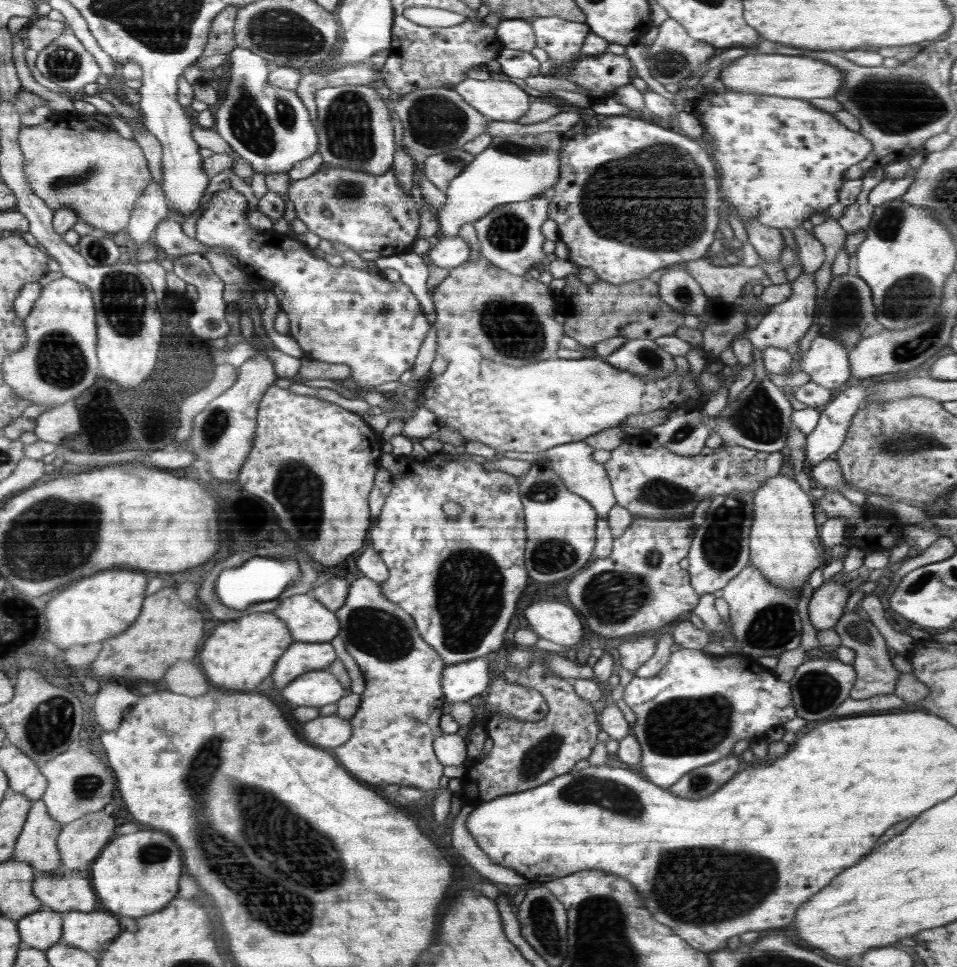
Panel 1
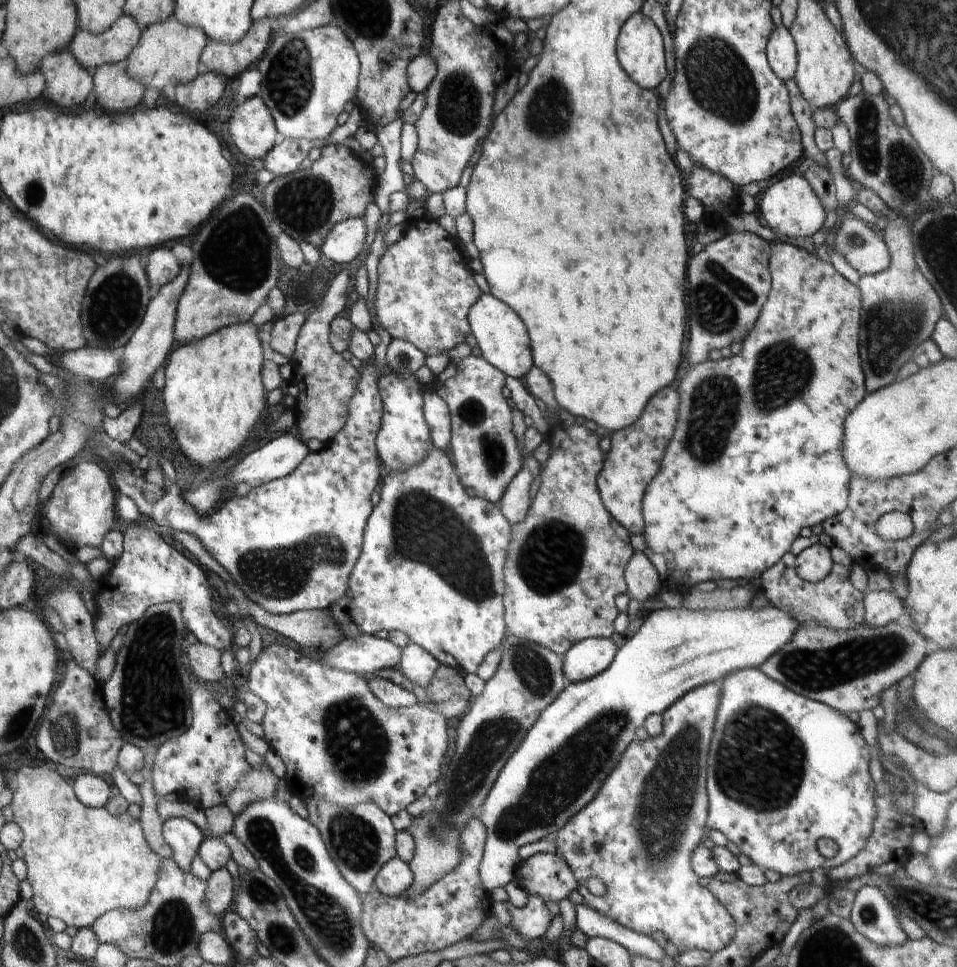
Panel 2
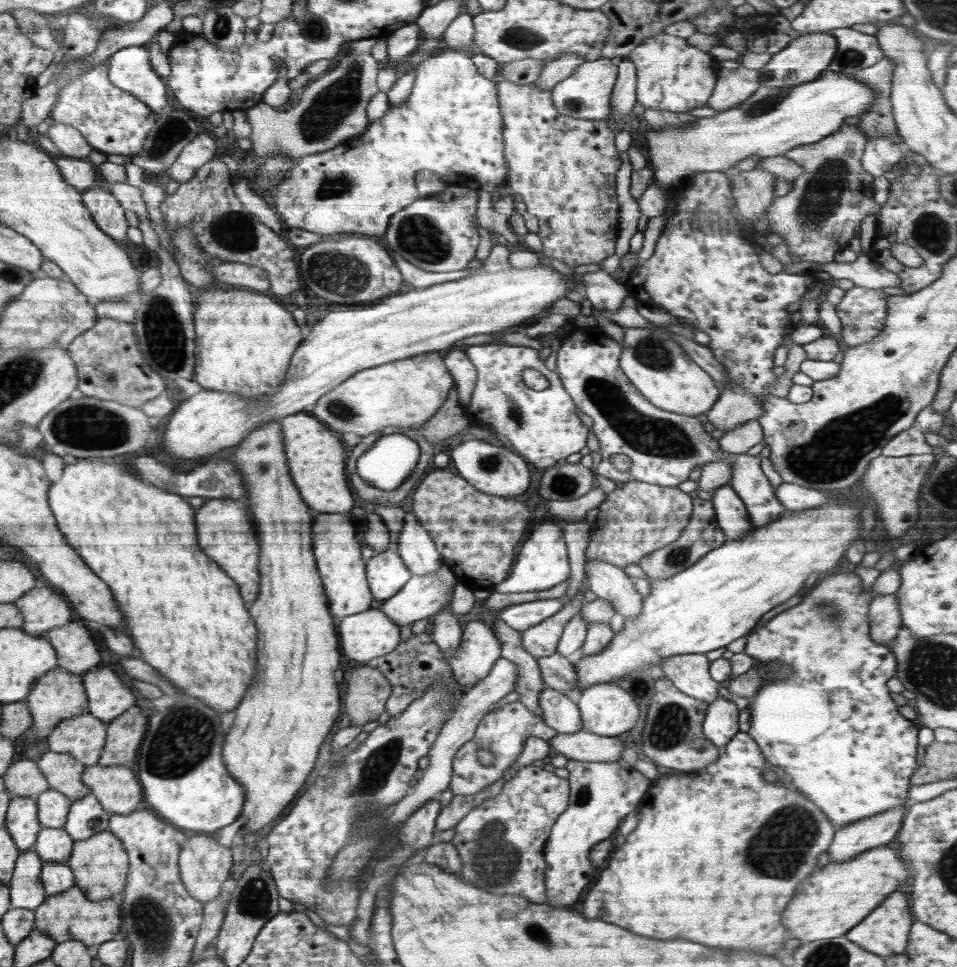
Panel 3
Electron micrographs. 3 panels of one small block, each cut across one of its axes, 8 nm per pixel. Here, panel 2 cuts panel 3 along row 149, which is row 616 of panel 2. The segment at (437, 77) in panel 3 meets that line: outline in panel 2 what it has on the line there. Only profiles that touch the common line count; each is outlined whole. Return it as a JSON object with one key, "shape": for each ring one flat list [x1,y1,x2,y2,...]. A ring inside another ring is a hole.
{"shape":[[433,444,433,448,429,450,428,455,417,466,406,471,391,471,384,478,384,484,382,484,382,490,380,490,380,503,373,508,367,521,360,558,358,558,356,565,353,567,353,573,349,577,349,590,340,601,328,608,331,610,331,616,334,620,338,620,339,624,337,625,344,632,346,639,357,637,360,634,372,635,377,630,388,633,399,631,406,634,411,643,415,643,426,650,440,664,452,667,458,672,464,672,466,675,477,675,477,667,484,661,486,654,496,648,501,648,501,643,509,634,504,621,505,579,503,571,510,545,510,528,508,520,500,513,499,505,491,504,476,496,468,496,464,486,455,474,453,462,449,460,449,456,444,449,437,448]]}

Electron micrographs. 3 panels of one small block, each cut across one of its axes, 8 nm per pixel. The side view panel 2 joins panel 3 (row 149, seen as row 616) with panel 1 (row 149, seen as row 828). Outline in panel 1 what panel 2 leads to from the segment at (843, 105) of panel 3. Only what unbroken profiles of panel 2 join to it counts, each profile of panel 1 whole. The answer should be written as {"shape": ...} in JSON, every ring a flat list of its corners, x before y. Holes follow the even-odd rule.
{"shape":[[562,132,492,138,490,146,448,184,446,204,435,209,442,236,456,236,463,224,482,219,498,206,528,202,542,193,550,195,560,178,560,152,566,143]]}

